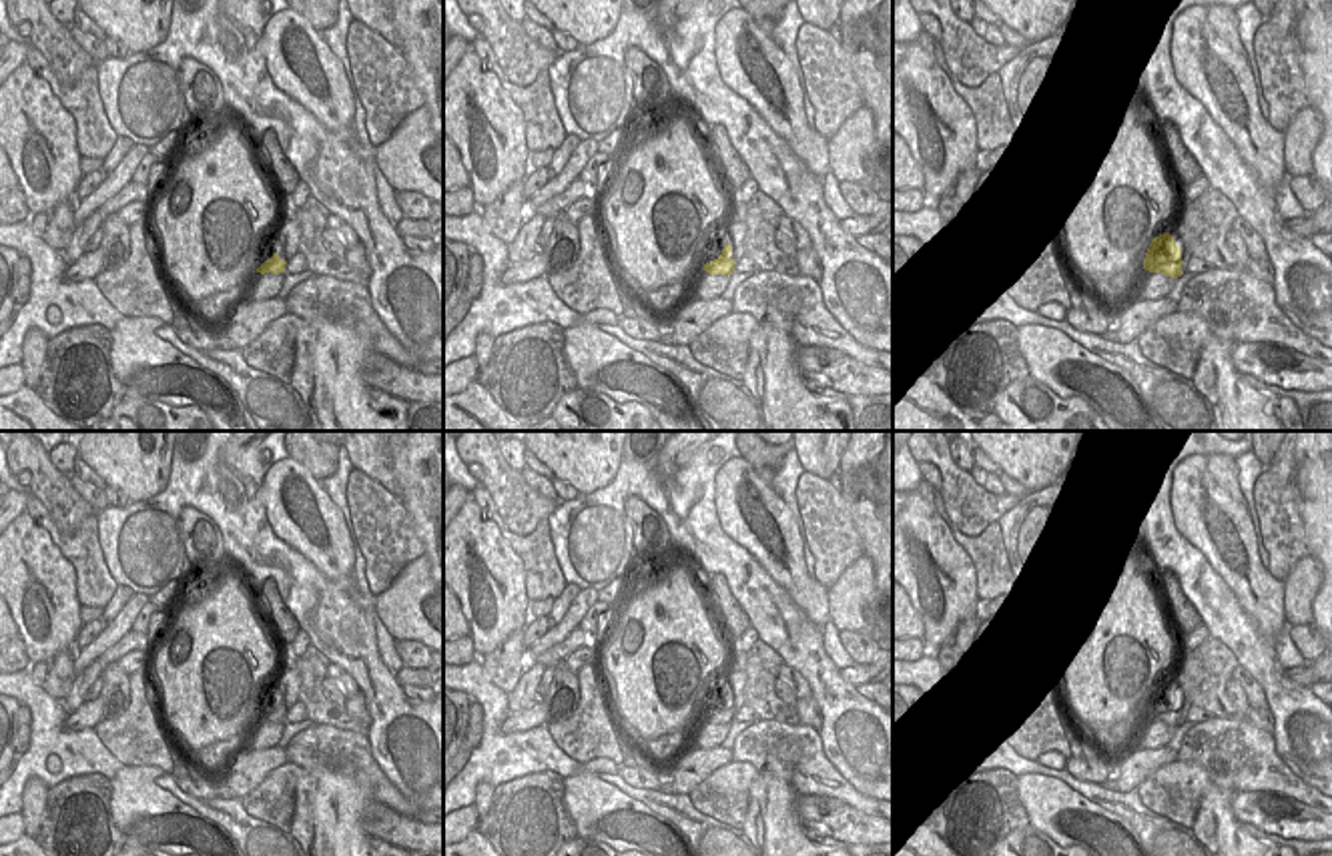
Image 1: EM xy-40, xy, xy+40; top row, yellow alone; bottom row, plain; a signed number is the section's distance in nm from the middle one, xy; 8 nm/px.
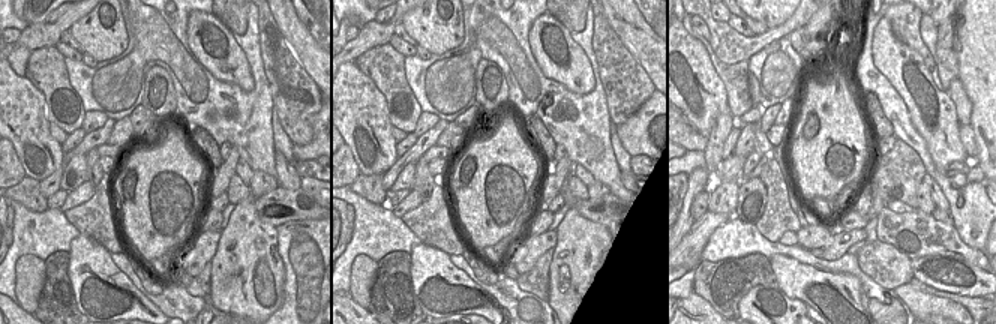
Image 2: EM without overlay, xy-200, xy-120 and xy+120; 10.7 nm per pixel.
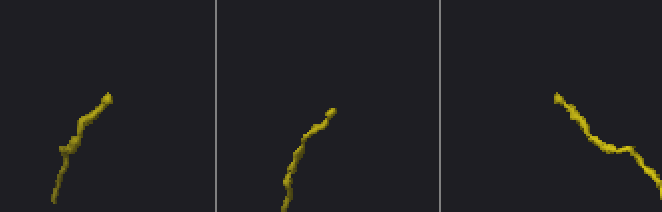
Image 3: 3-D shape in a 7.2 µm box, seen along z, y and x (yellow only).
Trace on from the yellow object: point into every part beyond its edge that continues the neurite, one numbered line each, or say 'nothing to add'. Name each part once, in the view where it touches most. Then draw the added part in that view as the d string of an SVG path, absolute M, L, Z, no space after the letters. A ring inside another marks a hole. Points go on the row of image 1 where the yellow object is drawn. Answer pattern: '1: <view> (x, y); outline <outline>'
1: xy (735, 231); outline M730 221L726 225L726 243L732 247L730 259L740 261L744 257L744 235L746 235L746 225L744 221Z

